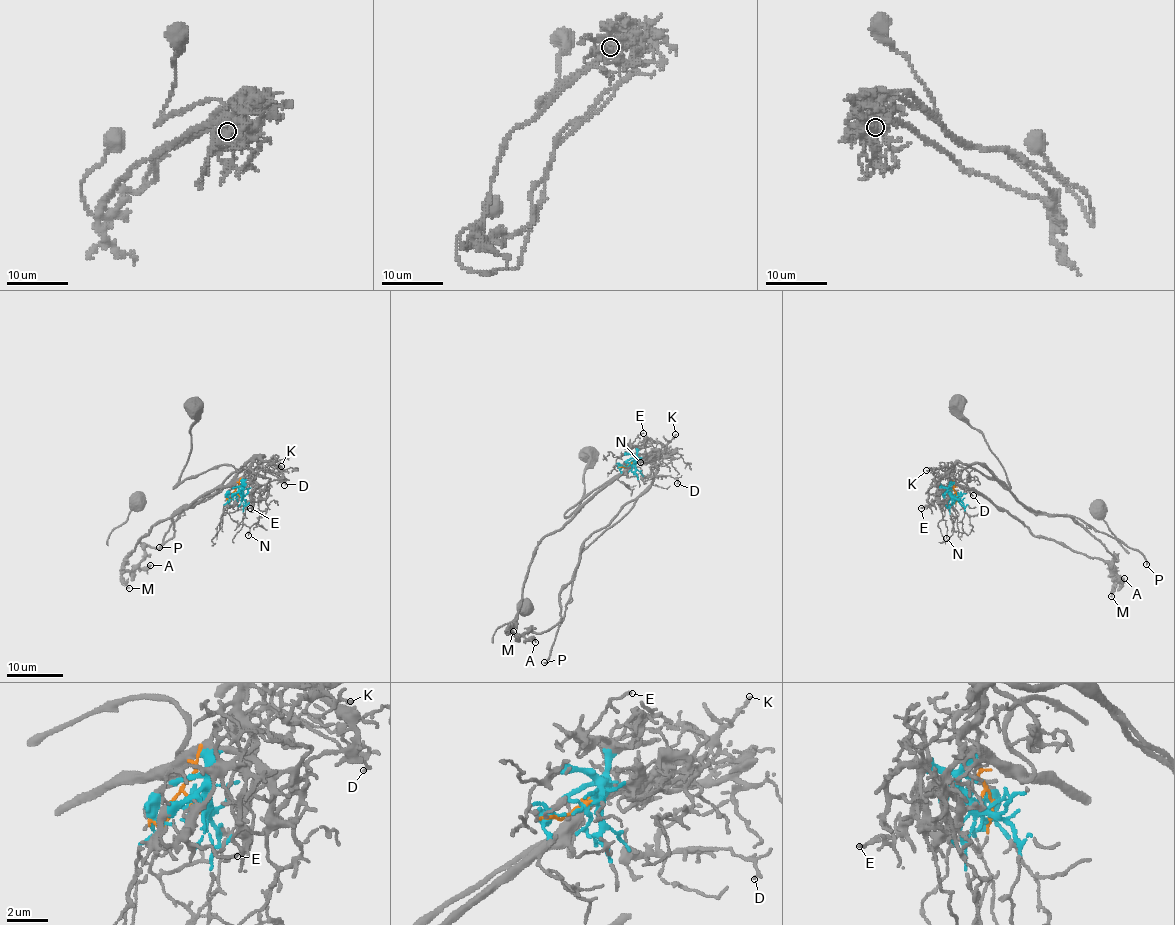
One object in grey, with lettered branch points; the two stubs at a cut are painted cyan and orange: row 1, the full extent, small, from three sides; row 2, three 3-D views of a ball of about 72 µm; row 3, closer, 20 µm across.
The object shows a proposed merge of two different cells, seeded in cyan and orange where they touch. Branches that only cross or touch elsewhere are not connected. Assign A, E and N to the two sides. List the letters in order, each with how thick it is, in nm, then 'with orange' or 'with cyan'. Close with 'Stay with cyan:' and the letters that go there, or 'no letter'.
A: calibre 280 nm; with orange
E: calibre 110 nm; with cyan
N: calibre 140 nm; with cyan
Stay with cyan: E, N

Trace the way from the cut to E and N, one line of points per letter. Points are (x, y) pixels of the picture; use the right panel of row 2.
E: (954, 497), (945, 488), (938, 488), (933, 504), (921, 508)
N: (954, 497), (948, 490), (949, 482), (939, 495), (939, 508), (948, 530), (946, 538)

